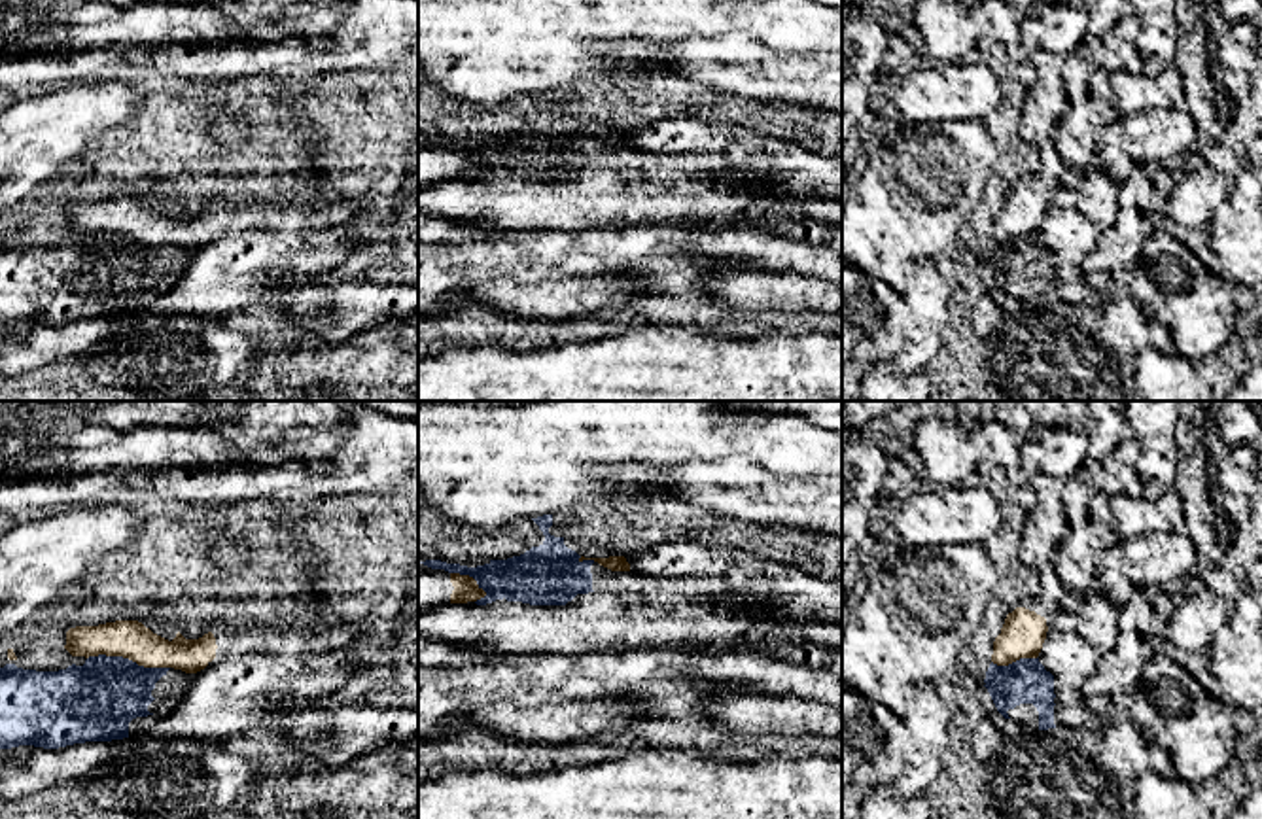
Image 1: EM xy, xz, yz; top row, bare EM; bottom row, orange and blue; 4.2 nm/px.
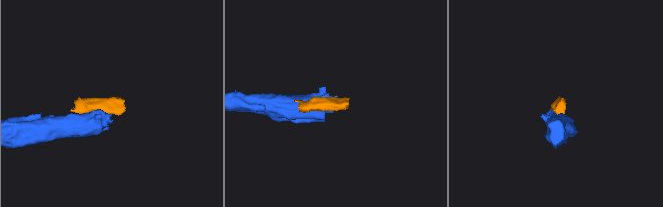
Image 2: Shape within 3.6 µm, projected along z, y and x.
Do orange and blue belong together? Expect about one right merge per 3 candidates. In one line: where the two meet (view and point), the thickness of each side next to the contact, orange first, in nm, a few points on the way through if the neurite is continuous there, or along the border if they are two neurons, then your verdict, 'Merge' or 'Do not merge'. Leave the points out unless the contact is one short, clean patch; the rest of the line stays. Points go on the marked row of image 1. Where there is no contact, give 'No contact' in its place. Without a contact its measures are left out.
Touches orange at xy (129, 659). Thickness 160 nm (orange) against 340 nm. Do not merge

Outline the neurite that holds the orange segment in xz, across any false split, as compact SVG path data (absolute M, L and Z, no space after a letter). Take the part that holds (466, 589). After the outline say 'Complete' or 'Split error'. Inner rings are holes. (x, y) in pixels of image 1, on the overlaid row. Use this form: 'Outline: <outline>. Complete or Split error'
Outline: M418 564L418 609L467 603L484 596L486 592L469 575L448 573Z. Split error

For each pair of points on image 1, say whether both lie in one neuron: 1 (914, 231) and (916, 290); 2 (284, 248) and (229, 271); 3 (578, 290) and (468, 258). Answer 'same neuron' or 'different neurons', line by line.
1: different neurons
2: same neuron
3: different neurons

